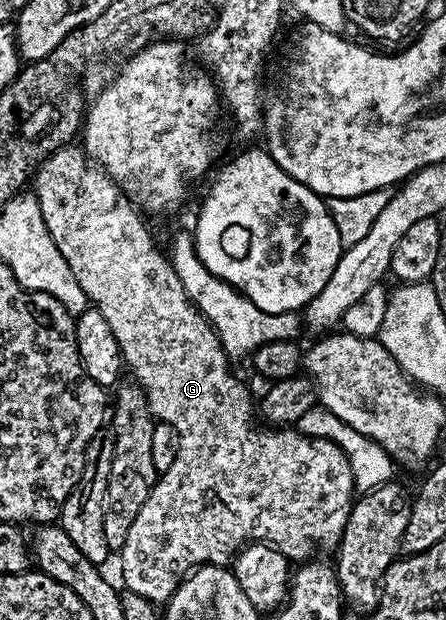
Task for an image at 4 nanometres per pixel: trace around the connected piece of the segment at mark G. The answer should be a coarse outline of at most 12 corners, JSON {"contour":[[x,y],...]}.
{"contour":[[84,148],[31,177],[177,454],[119,551],[154,603],[246,543],[340,546],[341,448],[266,427]]}

